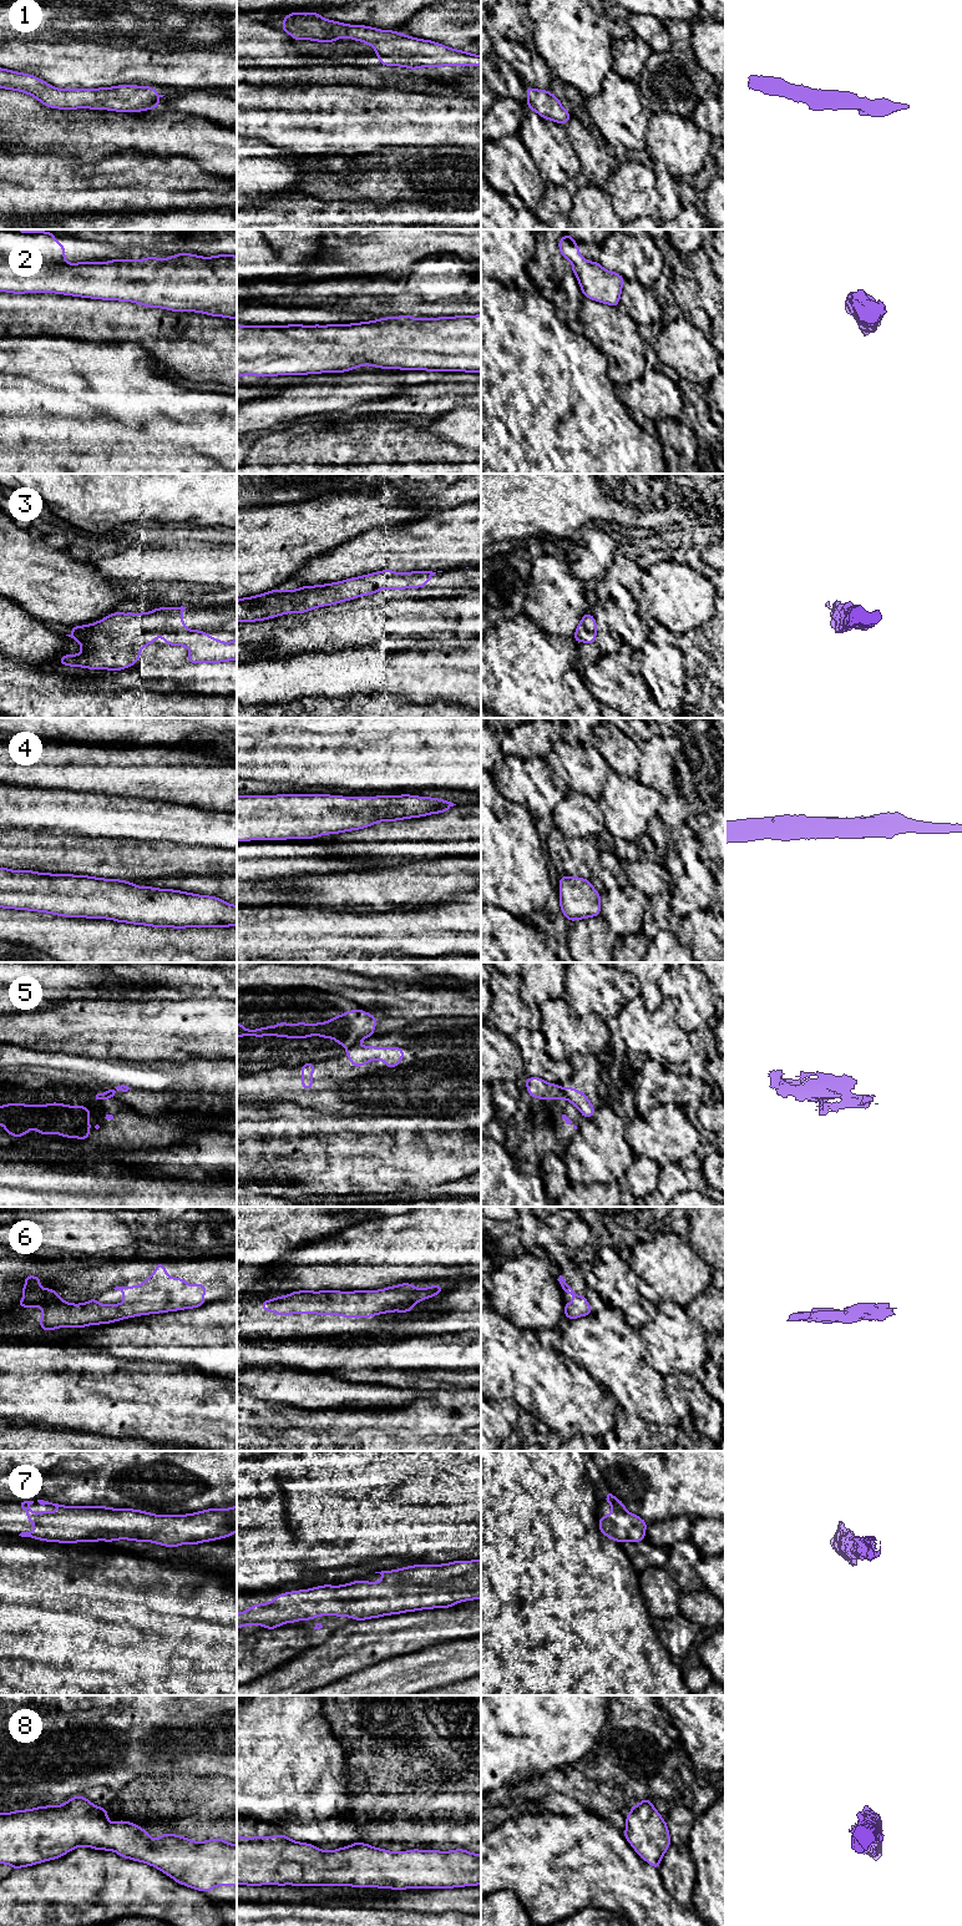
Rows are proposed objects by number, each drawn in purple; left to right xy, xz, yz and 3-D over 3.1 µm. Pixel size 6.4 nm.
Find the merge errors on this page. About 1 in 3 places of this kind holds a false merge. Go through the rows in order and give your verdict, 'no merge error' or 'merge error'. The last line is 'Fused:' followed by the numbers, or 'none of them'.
1: no merge error
2: no merge error
3: no merge error
4: no merge error
5: merge error
6: no merge error
7: no merge error
8: no merge error
Fused: 5

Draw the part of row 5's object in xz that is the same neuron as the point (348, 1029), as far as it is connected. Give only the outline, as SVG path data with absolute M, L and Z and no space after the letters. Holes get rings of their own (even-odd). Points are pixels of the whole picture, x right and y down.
M359 1009L345 1011L343 1015L330 1018L328 1022L317 1022L305 1025L299 1018L298 1025L289 1025L280 1021L278 1025L269 1027L264 1026L258 1030L245 1030L242 1023L237 1022L237 1037L243 1036L277 1036L288 1038L305 1038L314 1035L323 1038L333 1038L341 1046L354 1046L365 1037L375 1036L374 1027L378 1025L378 1018L366 1011Z

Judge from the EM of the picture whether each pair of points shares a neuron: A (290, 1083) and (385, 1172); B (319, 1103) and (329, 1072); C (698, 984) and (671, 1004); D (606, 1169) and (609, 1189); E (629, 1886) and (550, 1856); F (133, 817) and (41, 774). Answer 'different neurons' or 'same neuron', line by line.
A: different neurons
B: same neuron
C: different neurons
D: different neurons
E: same neuron
F: different neurons

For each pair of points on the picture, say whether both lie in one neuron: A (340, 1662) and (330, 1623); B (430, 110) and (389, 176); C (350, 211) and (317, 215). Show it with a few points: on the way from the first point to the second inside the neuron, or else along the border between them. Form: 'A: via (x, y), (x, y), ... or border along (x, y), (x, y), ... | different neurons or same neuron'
A: border along (355, 1621), (330, 1632) | different neurons
B: border along (405, 151), (411, 152) | different neurons
C: via (342, 213), (325, 213) | same neuron

